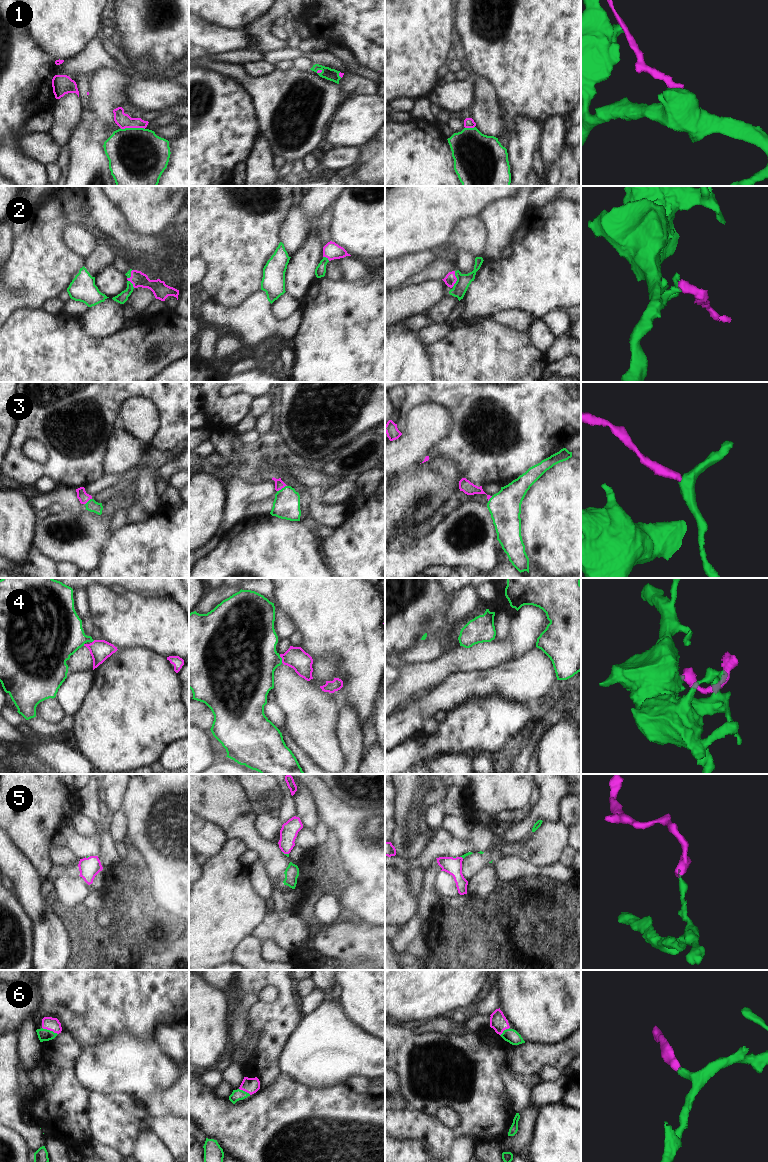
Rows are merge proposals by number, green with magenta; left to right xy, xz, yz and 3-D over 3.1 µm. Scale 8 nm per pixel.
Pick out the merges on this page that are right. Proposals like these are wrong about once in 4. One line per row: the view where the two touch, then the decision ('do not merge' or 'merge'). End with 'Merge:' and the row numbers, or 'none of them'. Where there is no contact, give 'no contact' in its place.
1: contact in xy; do not merge
2: contact in yz; merge
3: contact in xz; merge
4: contact in xz; merge
5: contact in xz; merge
6: contact in xy; merge
Merge: 2, 3, 4, 5, 6

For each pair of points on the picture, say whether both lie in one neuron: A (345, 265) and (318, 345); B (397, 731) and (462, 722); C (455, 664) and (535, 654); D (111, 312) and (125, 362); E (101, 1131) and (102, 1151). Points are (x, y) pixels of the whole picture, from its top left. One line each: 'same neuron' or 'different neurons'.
A: different neurons
B: different neurons
C: different neurons
D: different neurons
E: different neurons

